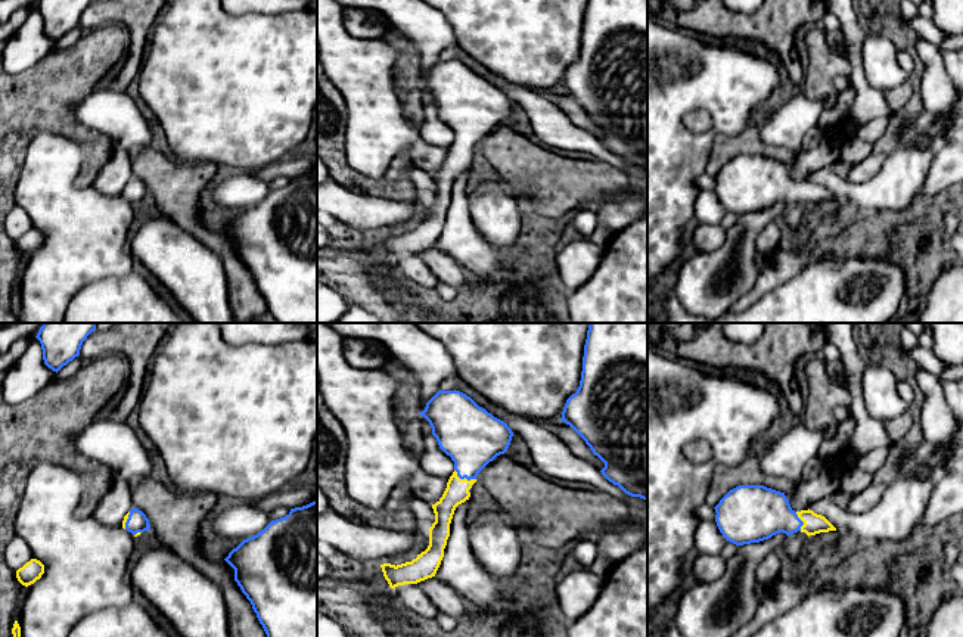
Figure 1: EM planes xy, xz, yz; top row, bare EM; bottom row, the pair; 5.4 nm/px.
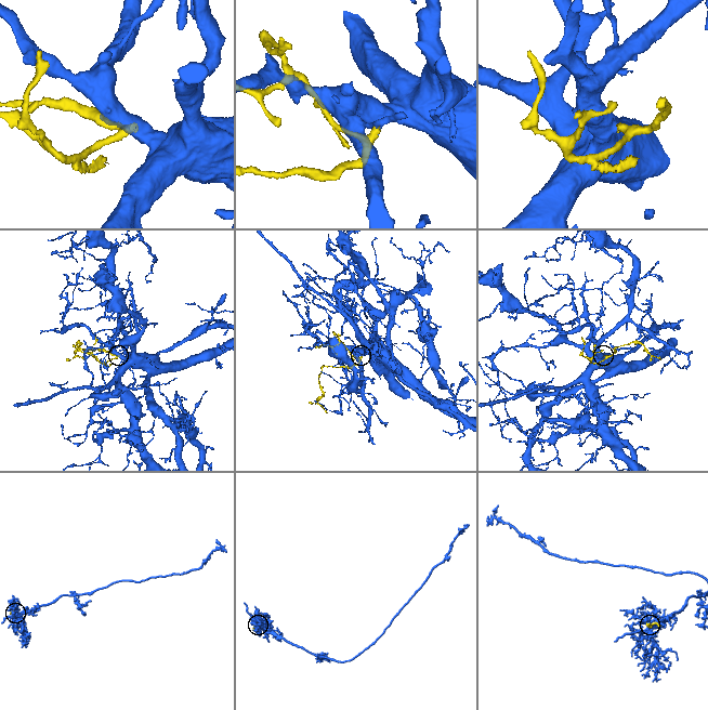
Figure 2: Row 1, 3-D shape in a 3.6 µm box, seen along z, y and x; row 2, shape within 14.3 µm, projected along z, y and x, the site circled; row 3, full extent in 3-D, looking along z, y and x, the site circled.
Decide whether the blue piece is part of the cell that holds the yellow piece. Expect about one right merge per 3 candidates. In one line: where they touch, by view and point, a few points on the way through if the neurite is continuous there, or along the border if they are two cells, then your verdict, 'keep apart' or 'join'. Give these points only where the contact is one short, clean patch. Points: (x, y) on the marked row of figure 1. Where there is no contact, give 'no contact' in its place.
meets yellow in xz at (465, 478); runs through xz (456, 493), (465, 478), (472, 437); join

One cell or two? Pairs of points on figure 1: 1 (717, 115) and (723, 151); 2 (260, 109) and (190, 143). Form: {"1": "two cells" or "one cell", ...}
{"1": "two cells", "2": "one cell"}

